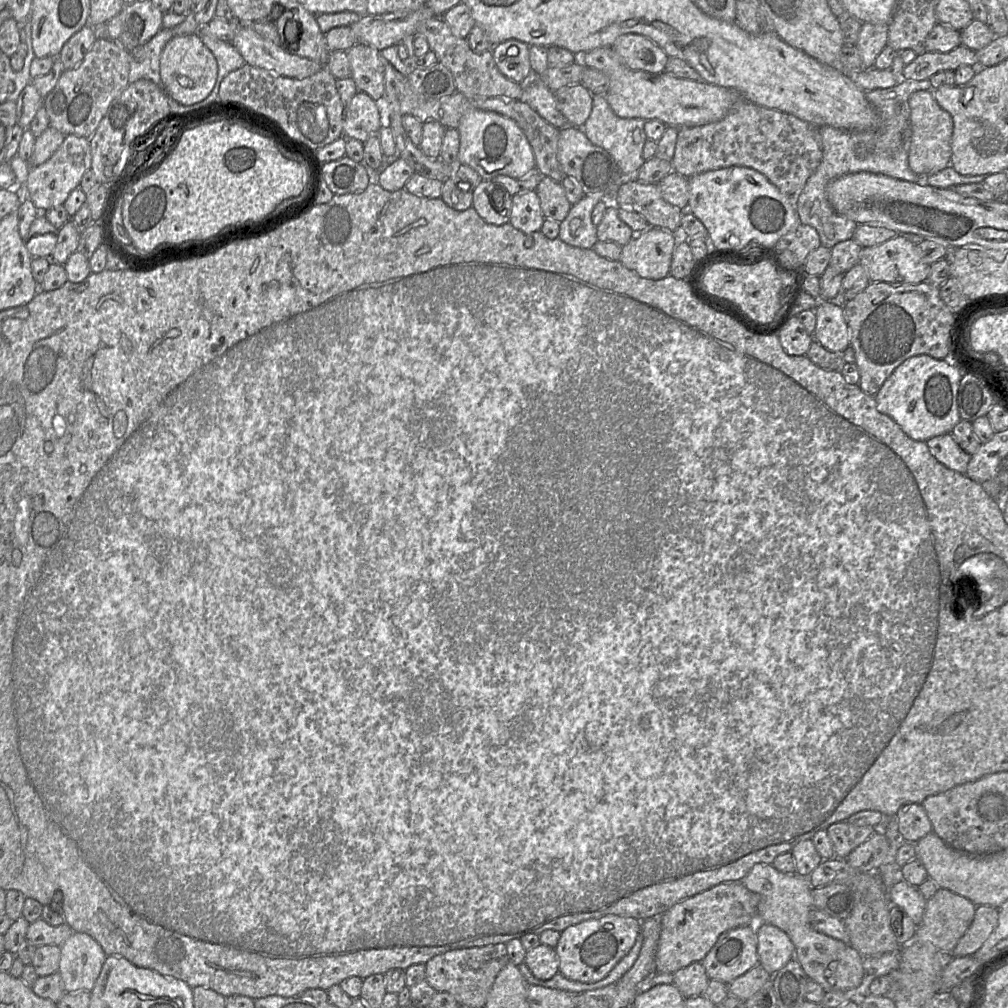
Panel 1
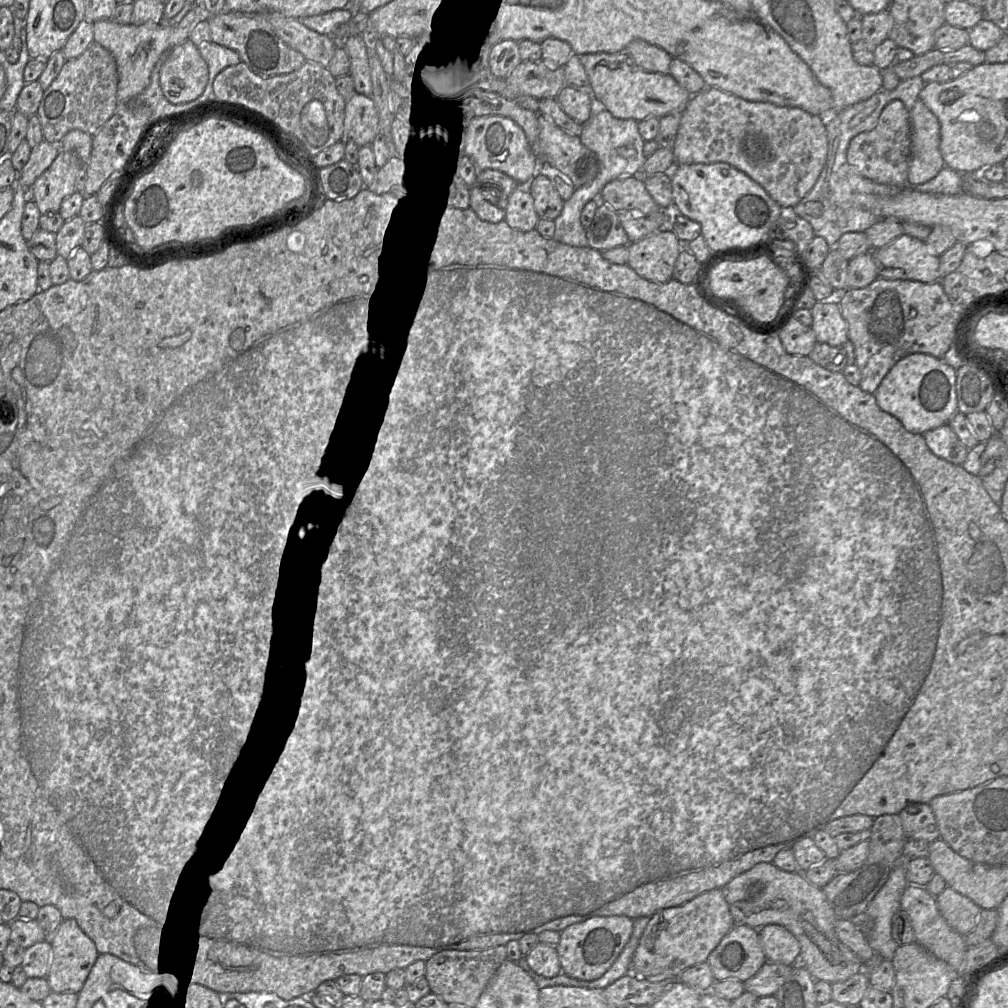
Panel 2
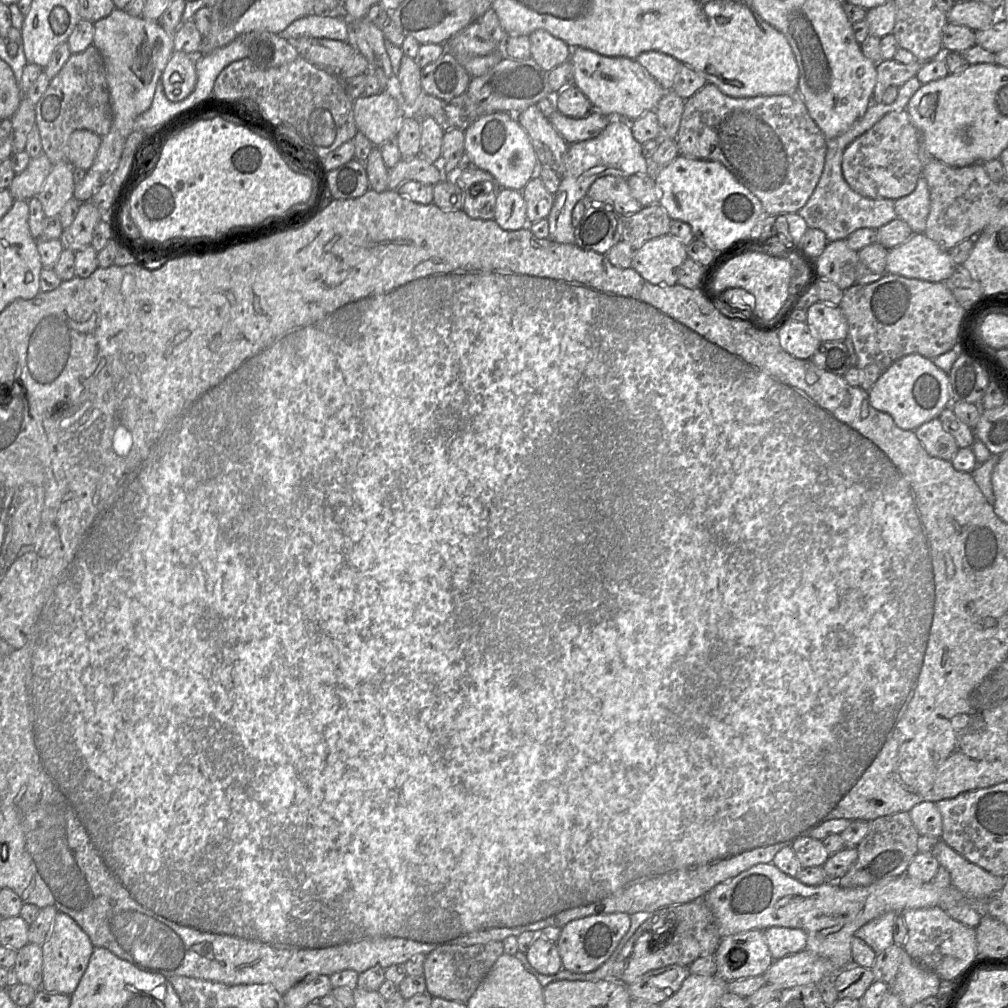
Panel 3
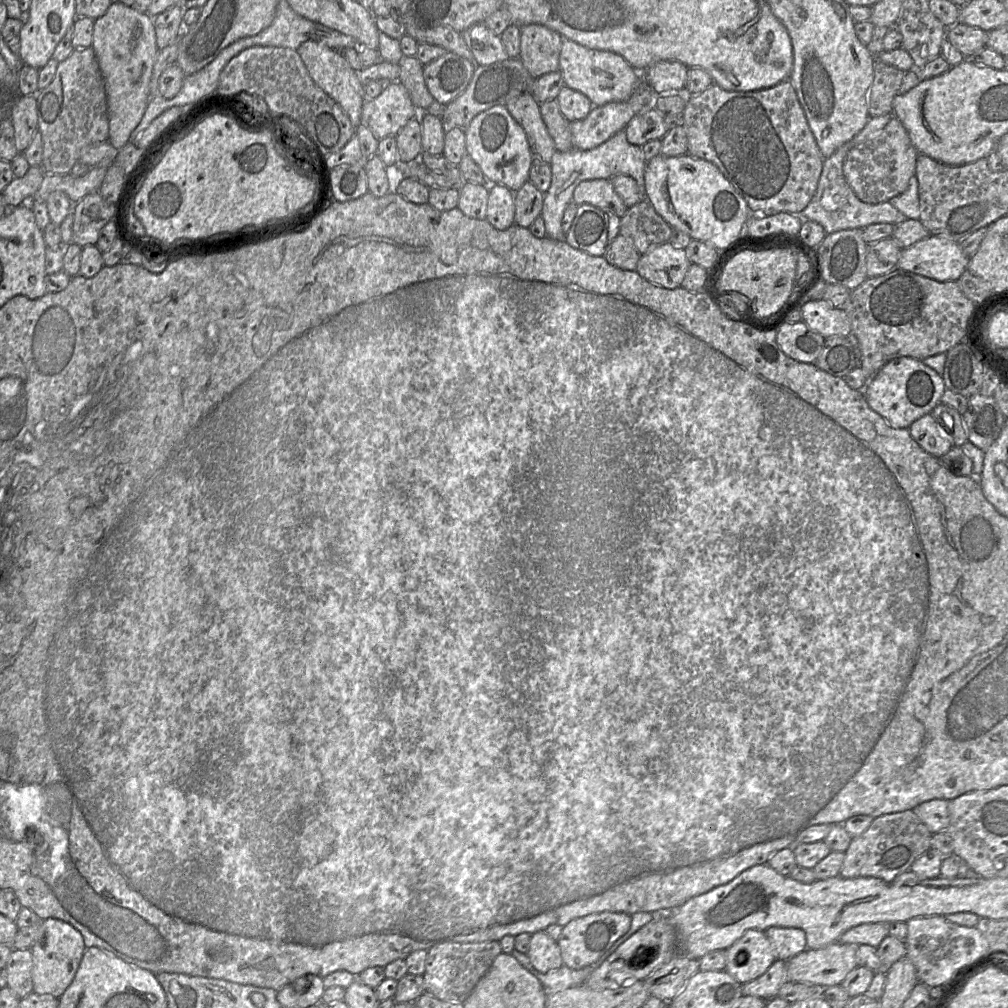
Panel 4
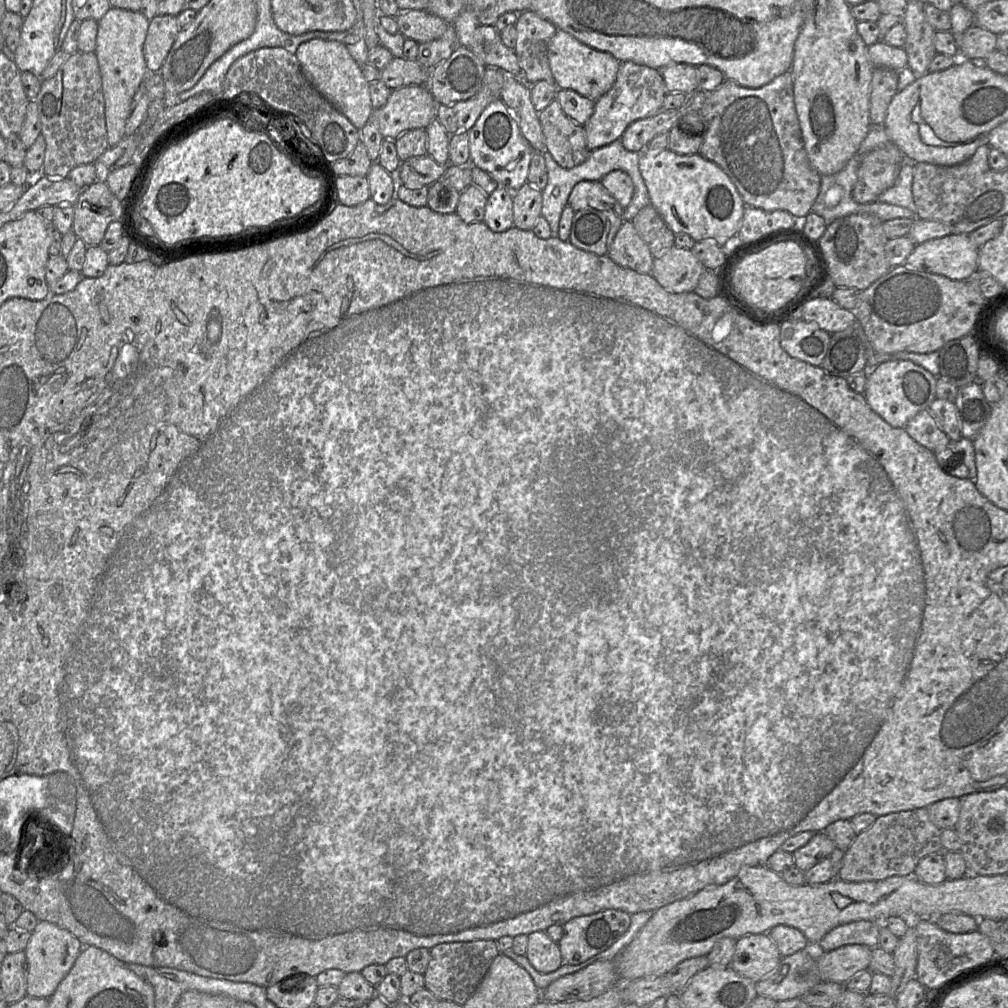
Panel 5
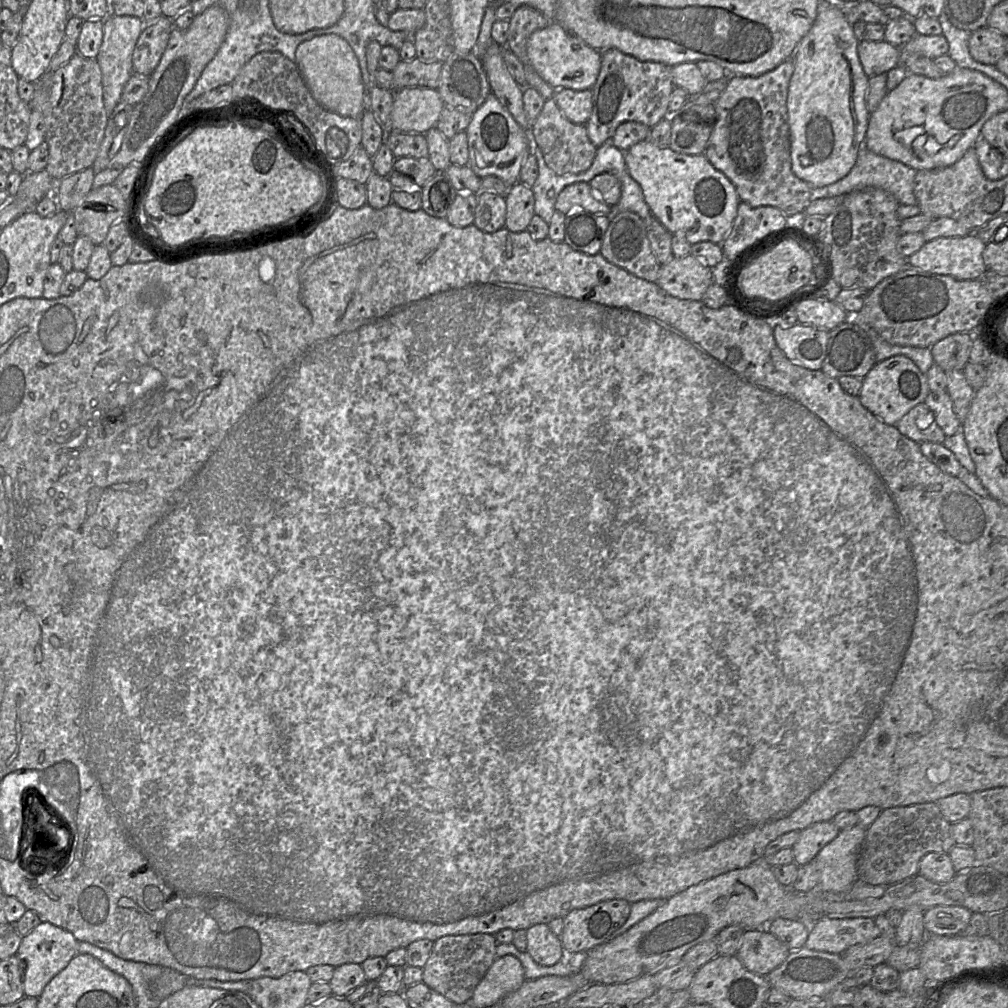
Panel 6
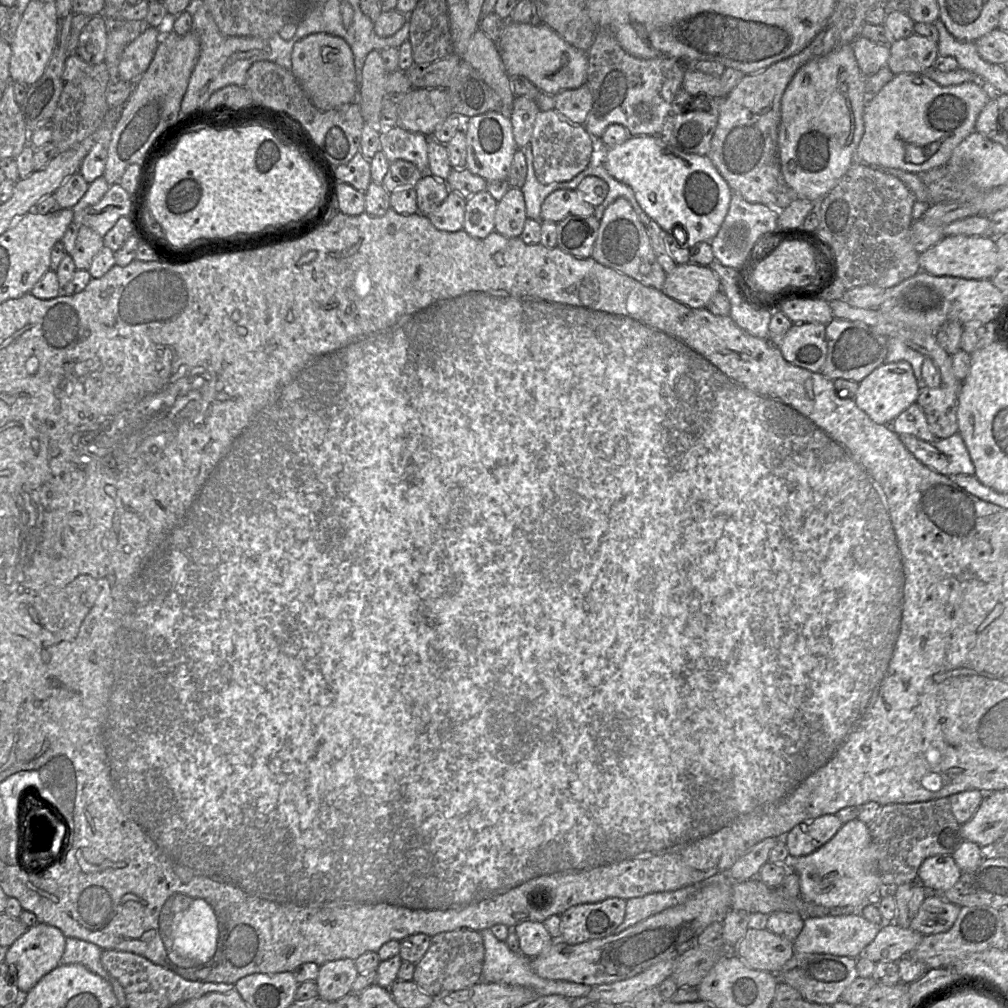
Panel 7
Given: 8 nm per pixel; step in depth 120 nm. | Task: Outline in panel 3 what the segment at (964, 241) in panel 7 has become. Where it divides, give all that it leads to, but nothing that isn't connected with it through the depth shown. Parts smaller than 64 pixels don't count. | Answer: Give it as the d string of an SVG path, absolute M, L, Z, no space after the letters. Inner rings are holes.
M924 233L912 234L902 244L889 249L886 258L887 273L929 282L945 282L957 269L949 250L944 250Z

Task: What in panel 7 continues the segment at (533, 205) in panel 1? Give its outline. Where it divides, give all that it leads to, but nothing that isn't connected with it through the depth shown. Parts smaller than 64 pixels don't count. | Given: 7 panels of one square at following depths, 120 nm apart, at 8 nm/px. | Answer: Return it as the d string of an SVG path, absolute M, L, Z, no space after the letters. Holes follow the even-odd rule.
M487 191L466 200L463 230L474 238L484 239L495 230L494 218L498 202Z

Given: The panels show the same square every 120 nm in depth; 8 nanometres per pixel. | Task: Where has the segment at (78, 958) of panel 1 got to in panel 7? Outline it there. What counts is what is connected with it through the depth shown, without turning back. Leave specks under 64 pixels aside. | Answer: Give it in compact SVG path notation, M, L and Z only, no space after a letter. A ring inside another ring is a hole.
M37 923L35 926L28 928L8 947L3 962L9 965L10 981L14 981L22 994L30 991L44 975L59 965L65 949L65 941L66 937L58 928L44 923ZM13 968L16 971L16 978L11 976L14 975Z

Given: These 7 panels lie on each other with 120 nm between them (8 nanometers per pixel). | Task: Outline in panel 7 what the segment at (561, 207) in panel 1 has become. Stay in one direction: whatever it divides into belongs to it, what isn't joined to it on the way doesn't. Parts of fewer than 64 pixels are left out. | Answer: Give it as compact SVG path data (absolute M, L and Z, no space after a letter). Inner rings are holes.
M510 187L498 201L494 218L494 231L508 238L519 237L526 219L526 205L522 190Z

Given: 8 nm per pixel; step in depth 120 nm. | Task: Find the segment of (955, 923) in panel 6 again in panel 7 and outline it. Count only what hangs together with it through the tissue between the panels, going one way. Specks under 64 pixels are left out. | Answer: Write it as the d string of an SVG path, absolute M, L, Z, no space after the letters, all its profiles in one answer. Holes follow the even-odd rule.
M928 892L910 928L923 935L948 931L955 923L961 907L951 903L939 894Z

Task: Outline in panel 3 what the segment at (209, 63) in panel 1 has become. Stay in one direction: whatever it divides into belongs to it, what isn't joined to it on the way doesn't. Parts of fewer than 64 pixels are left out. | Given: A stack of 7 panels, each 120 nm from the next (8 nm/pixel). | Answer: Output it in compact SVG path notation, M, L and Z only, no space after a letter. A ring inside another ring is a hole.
M173 52L160 77L169 101L180 102L193 92L197 82L195 65L195 56Z

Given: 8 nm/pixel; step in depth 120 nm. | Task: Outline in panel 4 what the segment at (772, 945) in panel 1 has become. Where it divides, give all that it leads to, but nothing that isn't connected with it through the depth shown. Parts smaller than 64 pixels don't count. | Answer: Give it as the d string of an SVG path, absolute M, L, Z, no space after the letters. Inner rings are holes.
M769 927L765 931L771 941L776 958L788 960L807 949L805 932L793 927Z

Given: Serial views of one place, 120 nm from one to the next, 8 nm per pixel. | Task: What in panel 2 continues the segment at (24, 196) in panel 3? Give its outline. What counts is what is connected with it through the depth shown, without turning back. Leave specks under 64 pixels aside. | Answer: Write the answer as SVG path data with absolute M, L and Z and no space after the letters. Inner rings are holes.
M42 140L32 148L27 163L18 172L17 183L29 189L35 180L52 164L59 151L59 144Z

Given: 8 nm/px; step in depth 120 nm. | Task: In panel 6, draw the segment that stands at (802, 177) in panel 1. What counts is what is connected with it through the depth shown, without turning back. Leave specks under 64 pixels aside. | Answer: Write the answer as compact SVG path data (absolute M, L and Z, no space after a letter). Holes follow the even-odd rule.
M789 58L757 77L729 76L725 90L714 103L716 118L712 135L703 153L712 166L731 181L740 201L751 207L775 207L787 217L802 213L811 202L812 192L810 185L799 179L791 168L787 96L793 72L794 61Z

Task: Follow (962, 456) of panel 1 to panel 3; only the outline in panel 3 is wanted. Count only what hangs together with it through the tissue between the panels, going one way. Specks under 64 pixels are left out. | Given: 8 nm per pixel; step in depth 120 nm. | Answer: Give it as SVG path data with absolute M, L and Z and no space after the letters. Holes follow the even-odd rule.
M938 418L923 423L914 433L932 457L950 462L959 450L954 437L944 430Z

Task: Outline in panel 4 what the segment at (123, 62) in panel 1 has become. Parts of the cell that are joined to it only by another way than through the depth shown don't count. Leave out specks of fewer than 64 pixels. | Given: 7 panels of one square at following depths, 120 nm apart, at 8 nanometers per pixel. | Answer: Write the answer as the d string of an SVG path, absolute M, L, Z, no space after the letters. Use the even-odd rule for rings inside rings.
M92 47L74 49L68 58L59 62L51 83L36 92L38 131L43 141L41 167L46 174L69 174L80 160L83 149L109 139L109 120L104 79Z

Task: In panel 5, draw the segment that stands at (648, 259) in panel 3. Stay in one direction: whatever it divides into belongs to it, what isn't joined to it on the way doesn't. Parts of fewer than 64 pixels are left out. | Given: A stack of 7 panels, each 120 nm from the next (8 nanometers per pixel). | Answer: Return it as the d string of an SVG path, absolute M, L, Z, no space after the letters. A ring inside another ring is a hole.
M671 247L664 255L654 258L651 275L670 293L693 292L703 271L707 269L694 256L691 249Z

